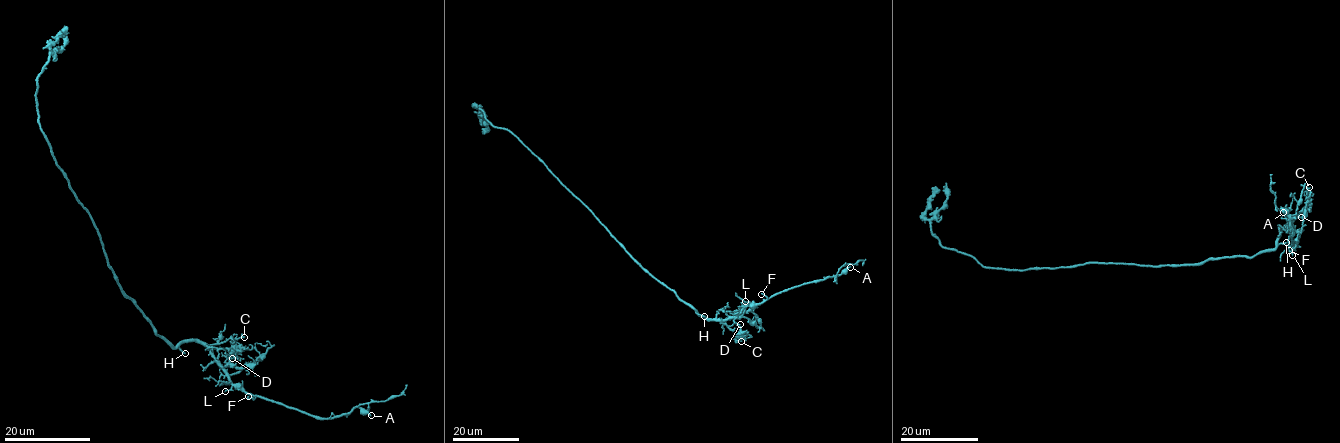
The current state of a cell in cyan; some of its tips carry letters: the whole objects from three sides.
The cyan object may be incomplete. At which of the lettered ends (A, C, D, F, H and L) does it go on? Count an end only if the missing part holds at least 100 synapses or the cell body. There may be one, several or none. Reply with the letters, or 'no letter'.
H

